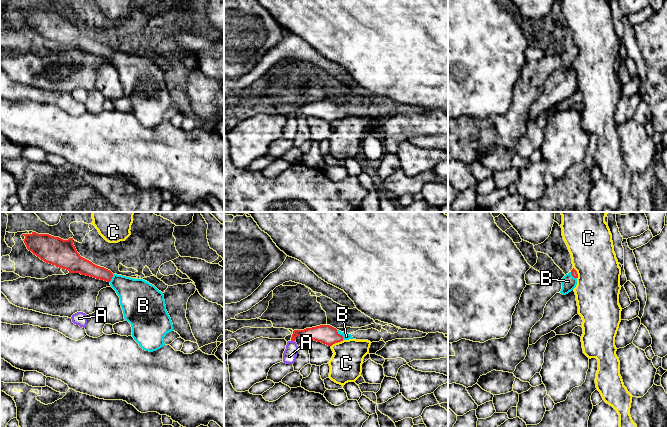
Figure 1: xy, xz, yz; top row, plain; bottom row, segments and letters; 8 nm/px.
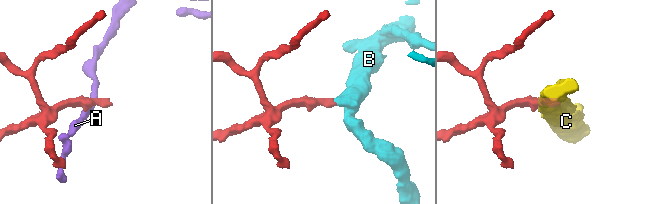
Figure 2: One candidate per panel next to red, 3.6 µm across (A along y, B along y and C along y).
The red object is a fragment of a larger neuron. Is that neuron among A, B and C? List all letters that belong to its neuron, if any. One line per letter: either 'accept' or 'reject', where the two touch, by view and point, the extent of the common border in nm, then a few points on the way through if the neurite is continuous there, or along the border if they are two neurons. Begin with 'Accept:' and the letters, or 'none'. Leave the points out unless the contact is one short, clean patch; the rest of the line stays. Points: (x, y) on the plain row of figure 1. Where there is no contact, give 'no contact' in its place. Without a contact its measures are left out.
Accept: B
A: reject; contact xz (293, 116); length 30 nm; border xz (291, 116), (294, 117)
B: accept; contact xz (341, 111); length 100 nm; way xz (326, 110), (341, 111), (346, 112)
C: reject; contact xz (337, 118); length 120 nm; border xz (343, 116), (331, 122)

